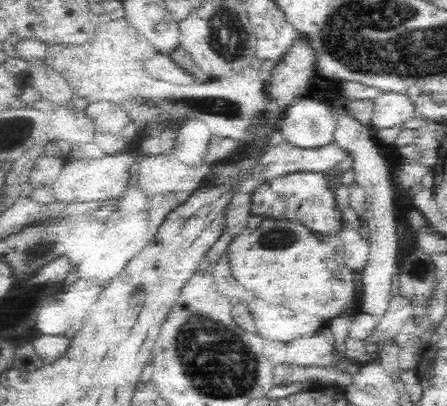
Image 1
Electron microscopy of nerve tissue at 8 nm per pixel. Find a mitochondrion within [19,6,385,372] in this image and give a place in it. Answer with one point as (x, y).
(227, 34)

